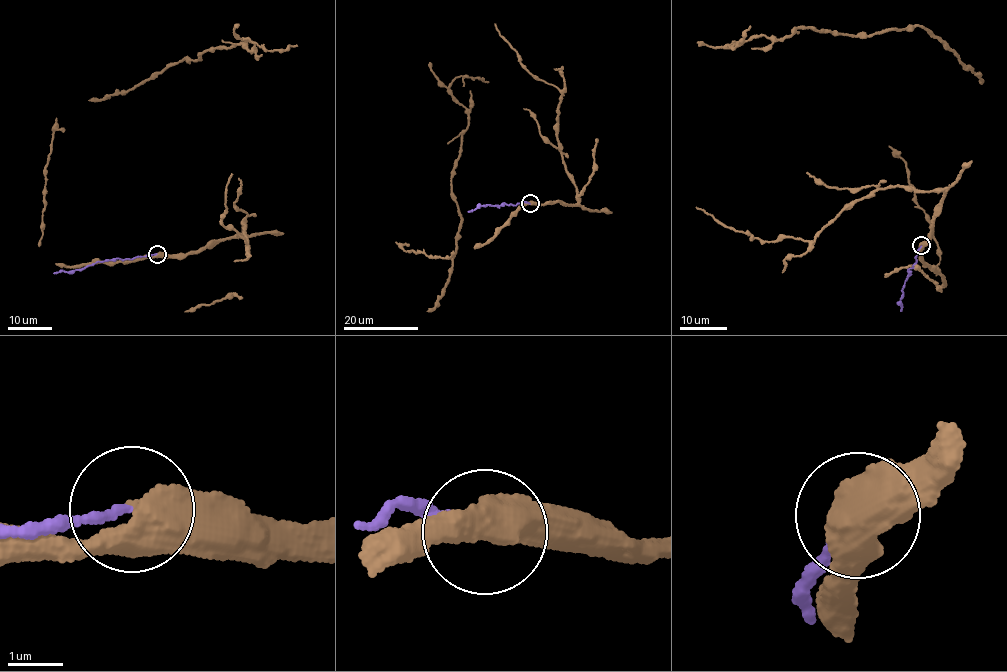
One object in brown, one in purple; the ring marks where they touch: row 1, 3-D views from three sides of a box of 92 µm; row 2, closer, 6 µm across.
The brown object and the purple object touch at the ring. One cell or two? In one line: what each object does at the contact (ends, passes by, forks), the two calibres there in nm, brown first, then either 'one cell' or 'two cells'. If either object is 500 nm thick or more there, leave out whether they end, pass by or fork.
550/130 nm | two cells

